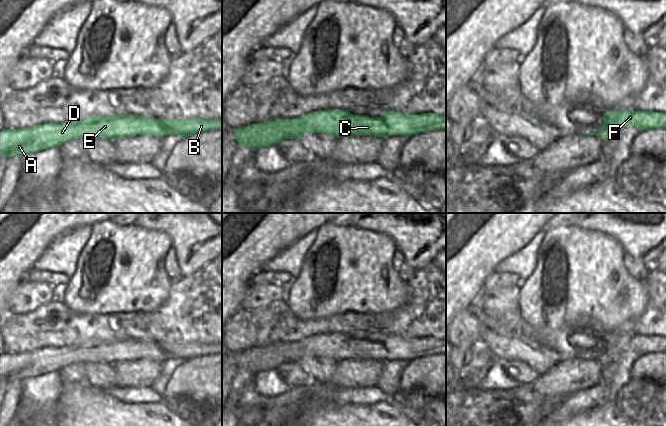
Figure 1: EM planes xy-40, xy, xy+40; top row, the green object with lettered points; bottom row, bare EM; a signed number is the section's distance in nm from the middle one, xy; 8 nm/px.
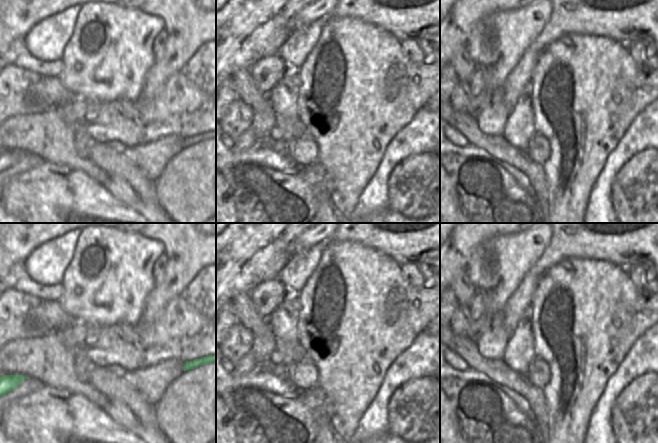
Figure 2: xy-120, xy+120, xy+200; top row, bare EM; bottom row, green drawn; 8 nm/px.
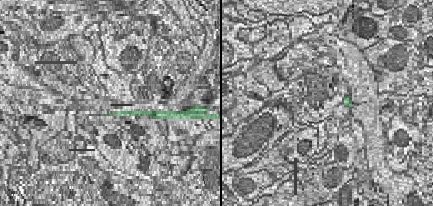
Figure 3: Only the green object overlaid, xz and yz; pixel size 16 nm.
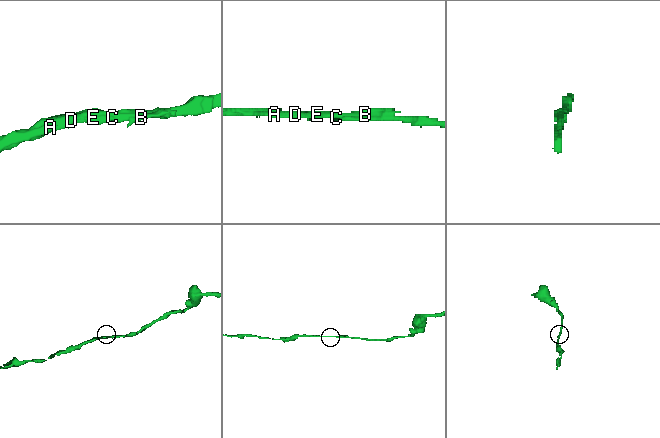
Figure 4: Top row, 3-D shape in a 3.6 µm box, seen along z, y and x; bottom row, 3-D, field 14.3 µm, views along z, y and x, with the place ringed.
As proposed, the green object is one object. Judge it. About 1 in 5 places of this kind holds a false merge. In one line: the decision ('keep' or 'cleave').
keep

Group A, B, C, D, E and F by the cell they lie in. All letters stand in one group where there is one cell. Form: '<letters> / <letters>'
A B C D E F

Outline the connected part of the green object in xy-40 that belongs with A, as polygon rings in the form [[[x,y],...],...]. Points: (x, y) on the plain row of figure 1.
[[[117,339],[115,341],[87,341],[81,345],[64,345],[62,347],[45,347],[25,353],[6,353],[0,355],[0,382],[23,381],[45,373],[59,372],[67,365],[76,363],[107,363],[115,365],[123,361],[151,359],[163,362],[167,359],[179,359],[180,364],[195,357],[222,353],[222,343],[152,343],[135,339]]]

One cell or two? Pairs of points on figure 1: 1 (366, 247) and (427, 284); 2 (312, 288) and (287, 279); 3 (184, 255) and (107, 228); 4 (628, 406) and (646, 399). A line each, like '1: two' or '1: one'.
1: two
2: two
3: two
4: one

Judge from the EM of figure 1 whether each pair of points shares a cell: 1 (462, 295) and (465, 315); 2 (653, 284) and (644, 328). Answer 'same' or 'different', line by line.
1: different
2: same

